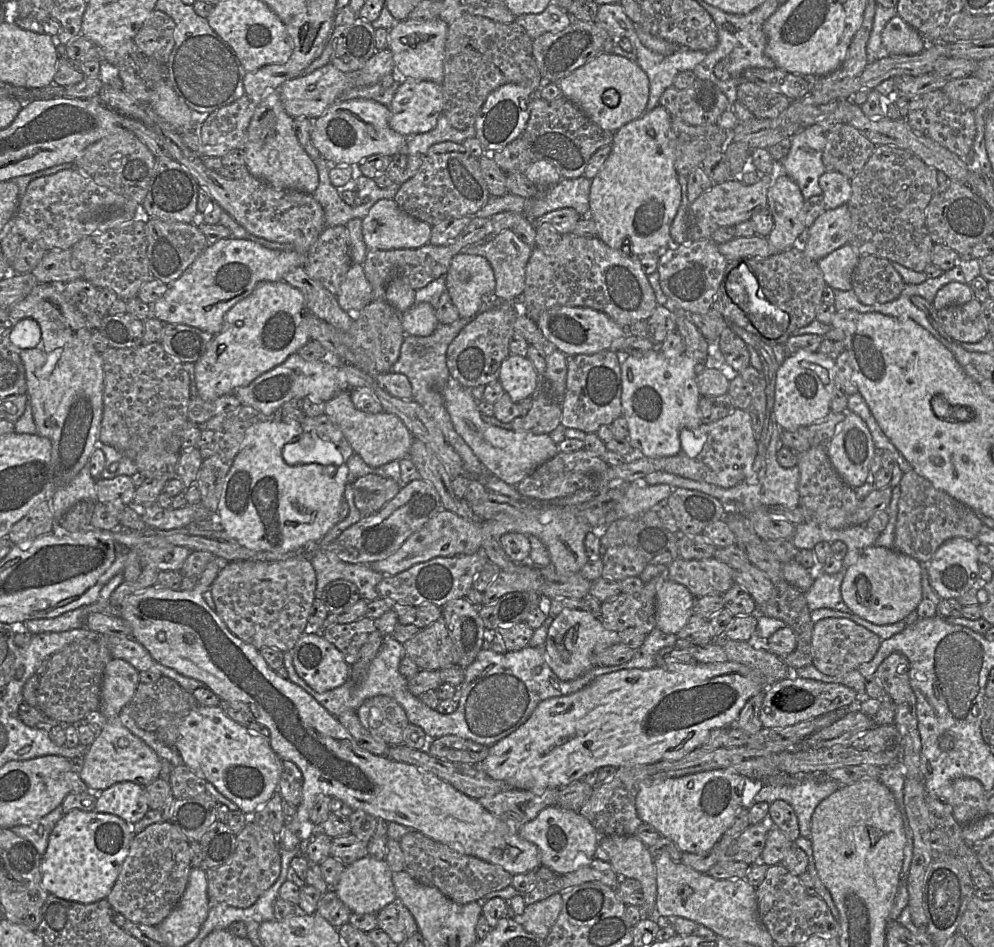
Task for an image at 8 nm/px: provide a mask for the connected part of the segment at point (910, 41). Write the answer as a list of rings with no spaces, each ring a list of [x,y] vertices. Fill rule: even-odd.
[[[899,15],[889,20],[881,39],[888,55],[916,55],[926,47],[925,38]]]

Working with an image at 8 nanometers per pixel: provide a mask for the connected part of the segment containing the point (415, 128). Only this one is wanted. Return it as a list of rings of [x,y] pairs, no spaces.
[[[407,78],[393,97],[390,127],[407,137],[433,130],[443,114],[443,86],[432,81]]]

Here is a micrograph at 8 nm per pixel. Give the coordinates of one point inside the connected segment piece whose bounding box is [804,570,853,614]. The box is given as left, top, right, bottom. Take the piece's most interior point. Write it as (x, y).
(825, 592)

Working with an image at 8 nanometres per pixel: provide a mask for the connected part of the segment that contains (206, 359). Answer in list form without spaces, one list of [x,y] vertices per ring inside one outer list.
[[[284,281],[259,283],[252,294],[226,313],[221,332],[213,337],[205,353],[195,363],[198,396],[205,401],[212,401],[234,393],[236,389],[248,386],[257,377],[297,353],[311,340],[307,332],[307,312],[303,294],[297,288]]]

